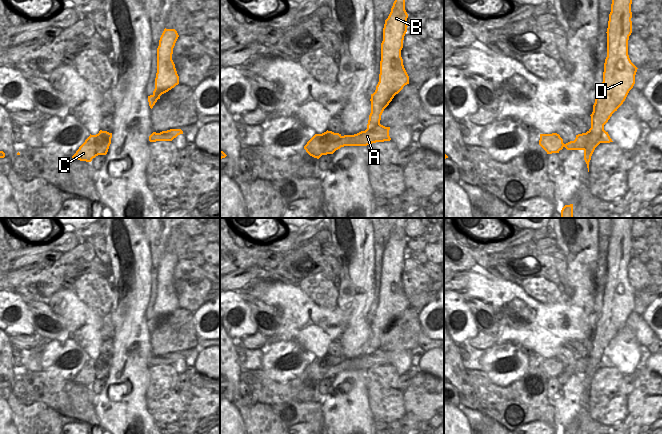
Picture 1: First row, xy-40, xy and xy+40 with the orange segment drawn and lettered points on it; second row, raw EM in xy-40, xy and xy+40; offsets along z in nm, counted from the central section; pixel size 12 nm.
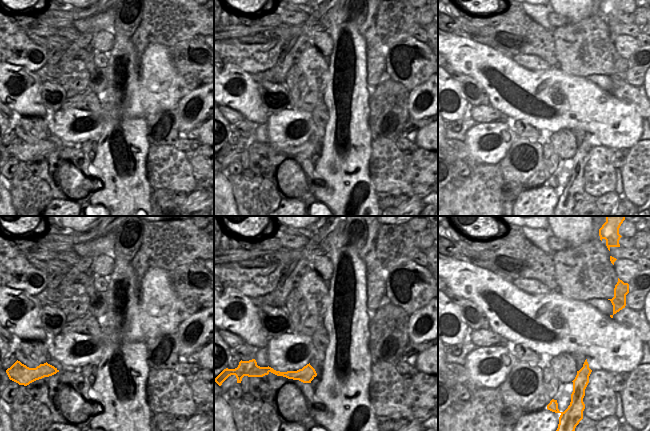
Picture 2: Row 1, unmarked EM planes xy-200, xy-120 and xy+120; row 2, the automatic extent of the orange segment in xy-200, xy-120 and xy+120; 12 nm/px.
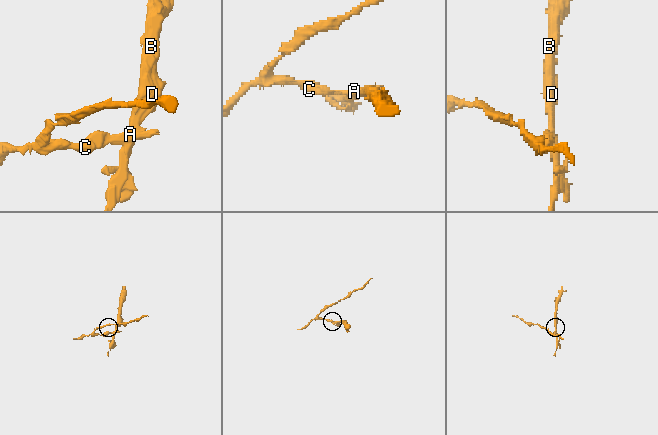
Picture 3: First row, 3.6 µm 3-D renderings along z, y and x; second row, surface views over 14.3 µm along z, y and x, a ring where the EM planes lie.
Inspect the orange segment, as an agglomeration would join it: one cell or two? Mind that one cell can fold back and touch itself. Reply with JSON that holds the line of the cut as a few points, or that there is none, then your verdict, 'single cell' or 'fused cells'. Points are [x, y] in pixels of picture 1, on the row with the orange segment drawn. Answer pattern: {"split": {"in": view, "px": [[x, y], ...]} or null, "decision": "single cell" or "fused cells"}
{"split": {"in": "xy+40", "px": [[589, 130], [592, 134], [591, 140], [582, 149]]}, "decision": "fused cells"}

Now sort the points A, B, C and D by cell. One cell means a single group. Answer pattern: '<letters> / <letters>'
A C / B D

